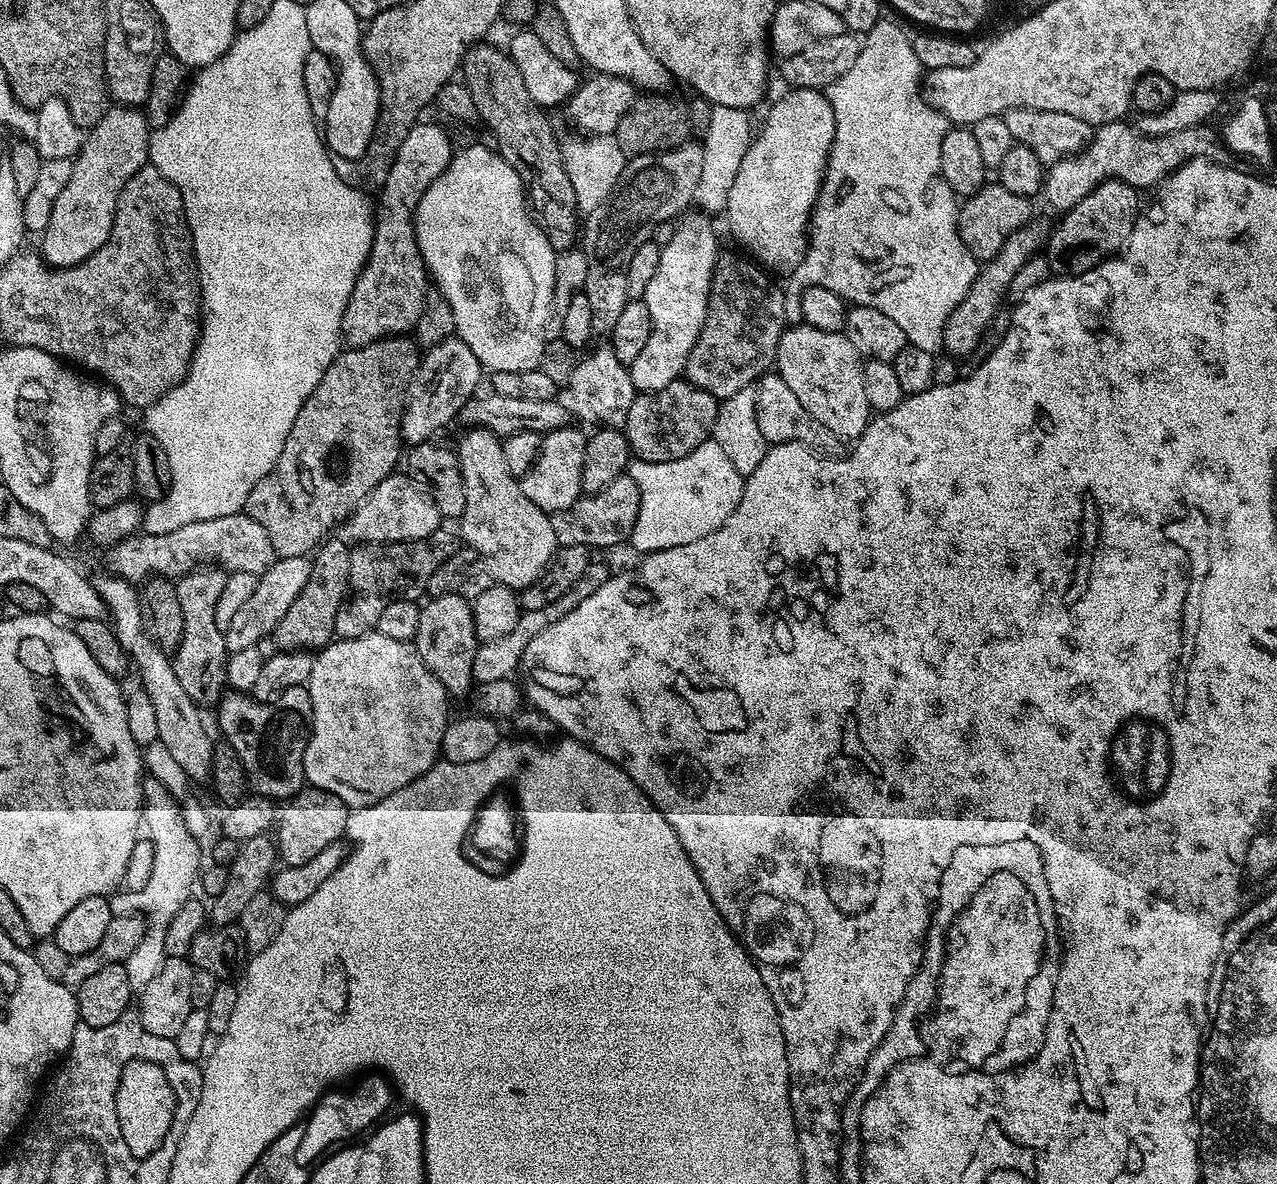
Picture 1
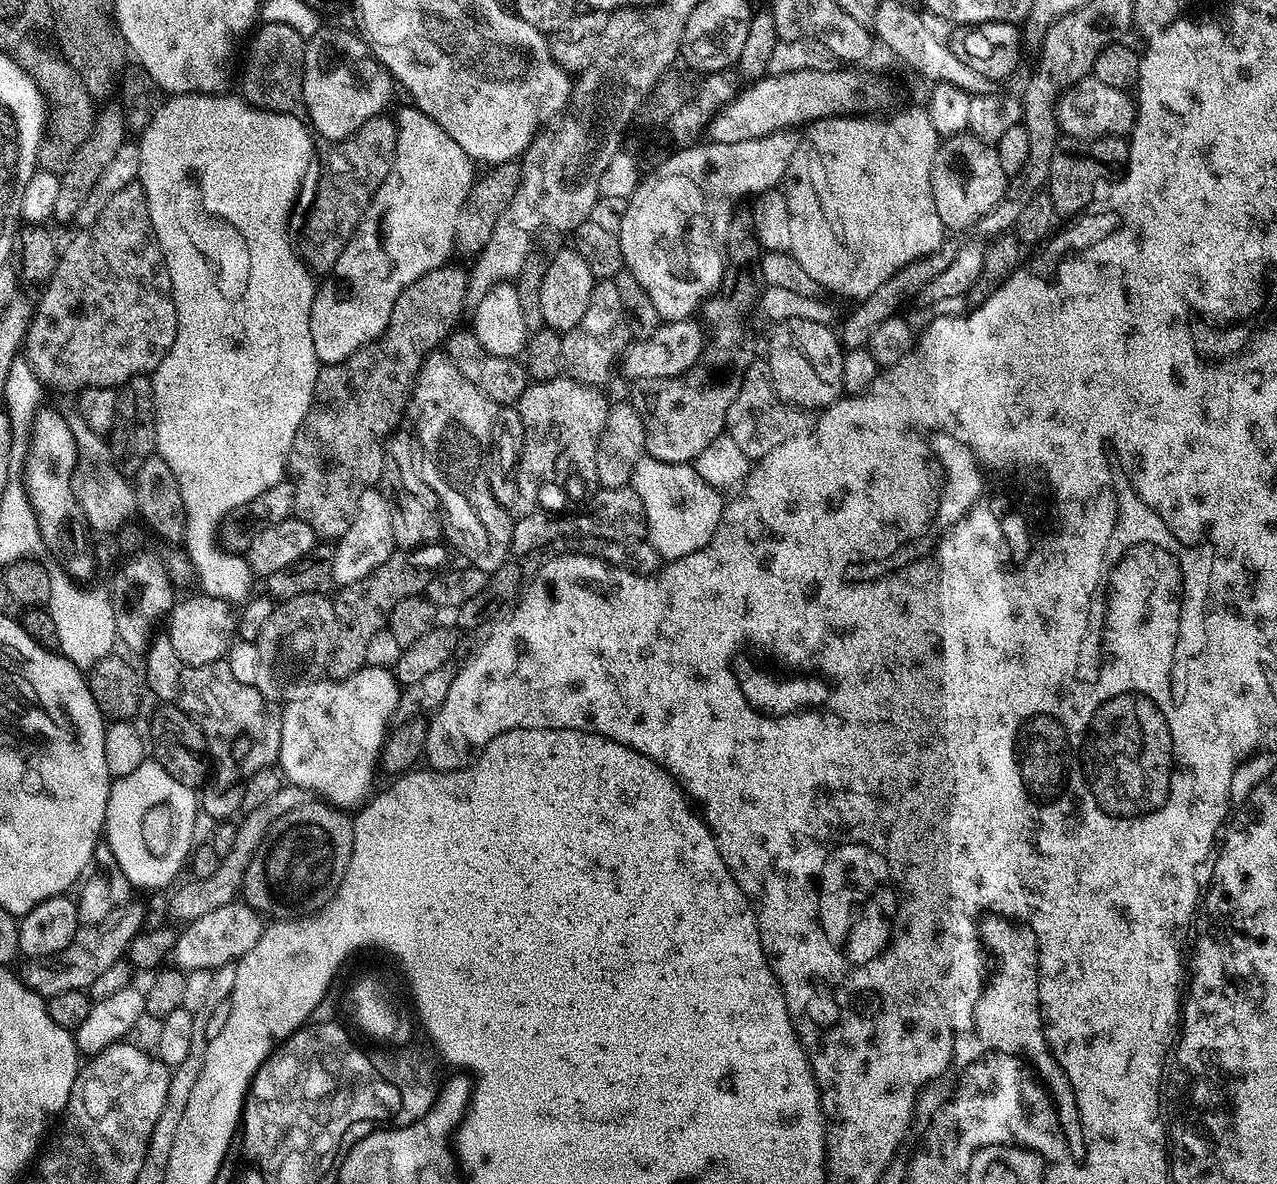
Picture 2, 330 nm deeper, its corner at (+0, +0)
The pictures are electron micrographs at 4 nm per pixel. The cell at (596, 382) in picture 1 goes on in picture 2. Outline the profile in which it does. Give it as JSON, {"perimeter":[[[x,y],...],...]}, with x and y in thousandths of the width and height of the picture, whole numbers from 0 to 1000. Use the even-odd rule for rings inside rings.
{"perimeter":[[[468,236],[462,245],[462,258],[459,258],[459,265],[456,265],[456,272],[440,283],[440,302],[442,314],[447,320],[462,324],[473,326],[476,316],[480,314],[486,297],[496,286],[495,280],[490,269],[490,262],[487,258],[487,252],[484,248],[482,236]]]}

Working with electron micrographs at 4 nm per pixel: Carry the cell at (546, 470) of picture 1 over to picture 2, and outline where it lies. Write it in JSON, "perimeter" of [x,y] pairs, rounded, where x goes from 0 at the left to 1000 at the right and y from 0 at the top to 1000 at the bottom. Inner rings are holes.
{"perimeter":[[[447,319],[414,323],[406,339],[406,361],[410,362],[416,360],[418,363],[424,363],[424,365],[435,365],[435,368],[440,368],[440,377],[442,373],[446,377],[445,380],[459,380],[460,385],[459,400],[467,402],[465,383],[468,377],[468,370],[471,367],[471,360],[475,360],[475,350],[478,344],[478,338],[470,331],[472,330],[469,327],[457,324]]]}

